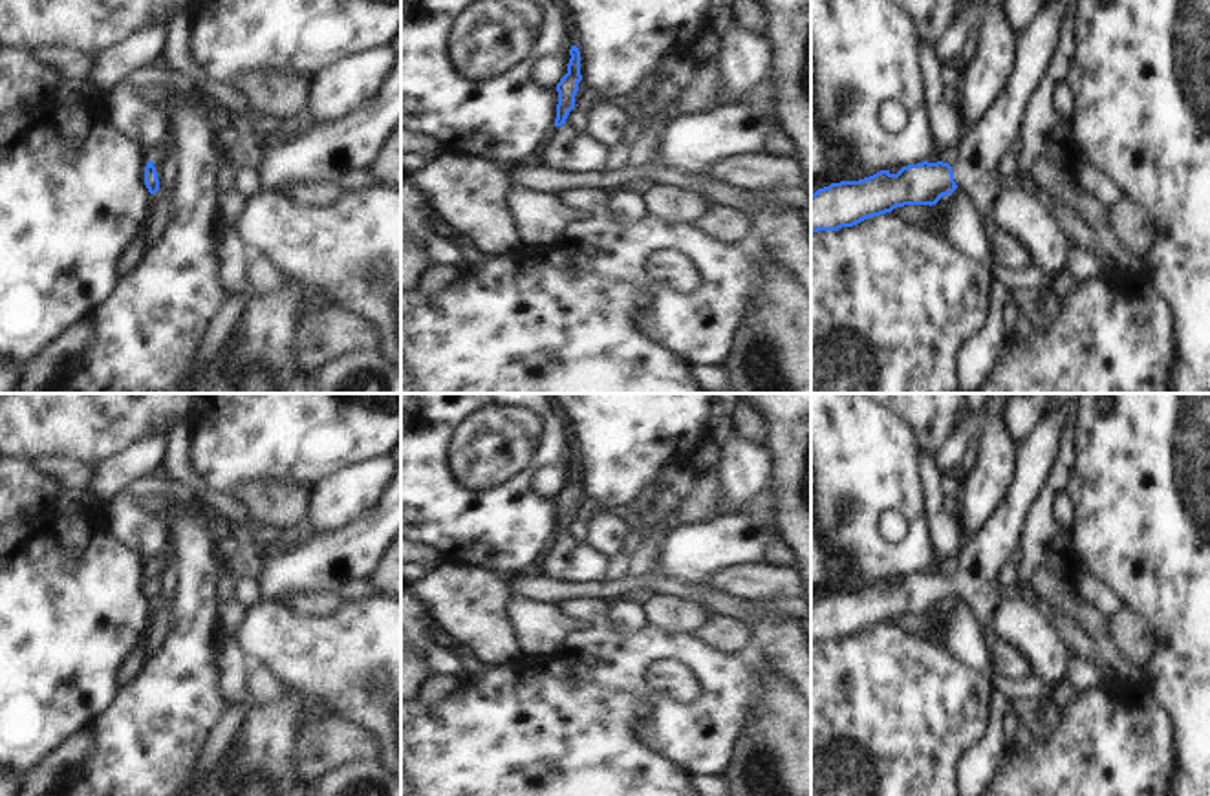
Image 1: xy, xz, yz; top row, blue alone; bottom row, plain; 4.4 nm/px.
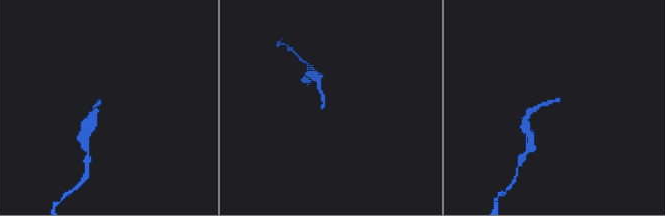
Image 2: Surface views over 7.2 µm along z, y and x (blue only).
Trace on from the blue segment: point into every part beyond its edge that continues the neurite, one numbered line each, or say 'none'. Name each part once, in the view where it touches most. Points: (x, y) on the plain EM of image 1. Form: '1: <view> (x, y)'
1: yz (974, 575)

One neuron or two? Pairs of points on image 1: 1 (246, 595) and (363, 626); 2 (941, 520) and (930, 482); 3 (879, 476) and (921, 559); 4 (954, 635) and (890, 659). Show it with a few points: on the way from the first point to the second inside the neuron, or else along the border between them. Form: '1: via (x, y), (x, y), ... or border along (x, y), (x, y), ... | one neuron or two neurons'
1: border along (262, 599), (246, 608) | two neurons
2: via (934, 511), (932, 491) | one neuron
3: via (899, 496), (918, 520), (918, 538) | one neuron
4: border along (941, 641), (961, 663), (974, 670) | two neurons

